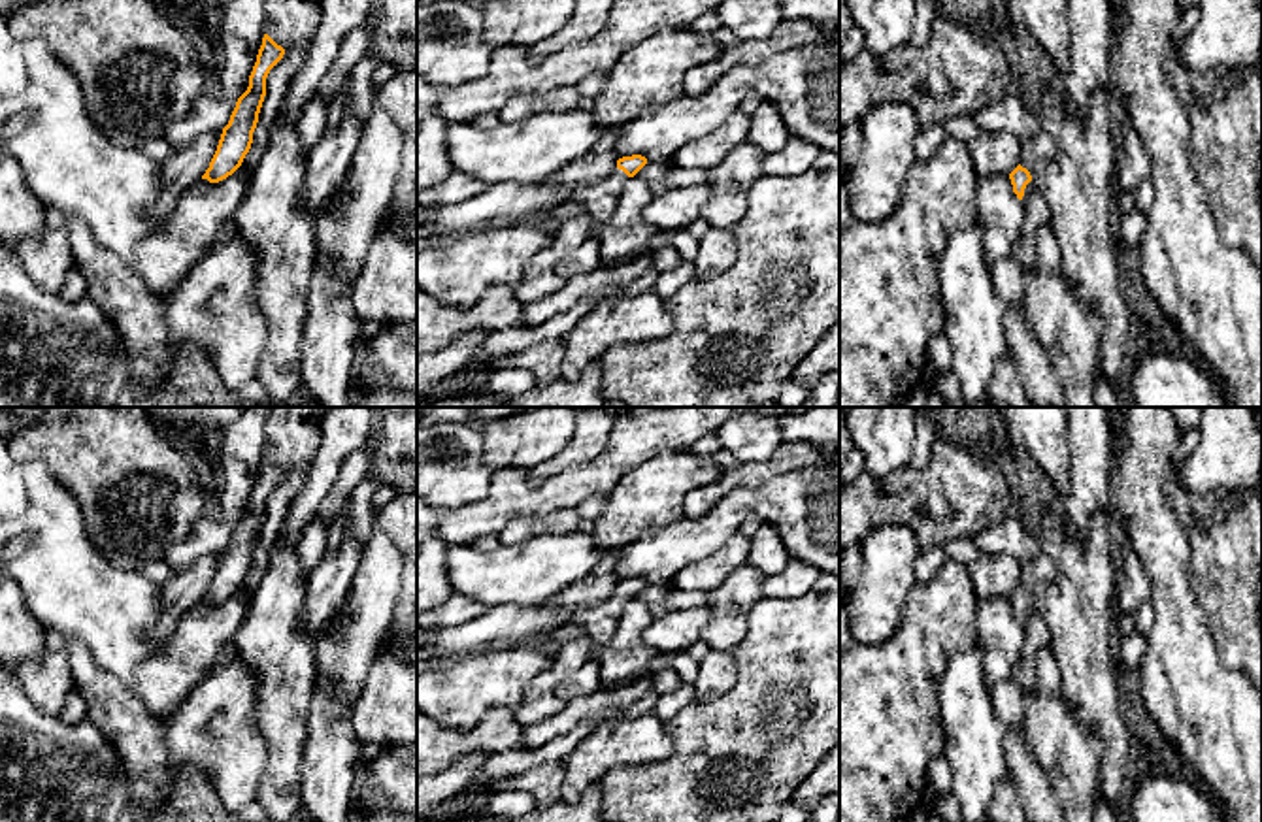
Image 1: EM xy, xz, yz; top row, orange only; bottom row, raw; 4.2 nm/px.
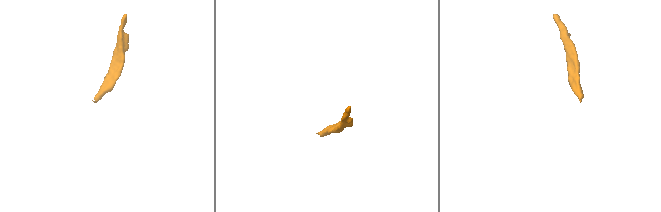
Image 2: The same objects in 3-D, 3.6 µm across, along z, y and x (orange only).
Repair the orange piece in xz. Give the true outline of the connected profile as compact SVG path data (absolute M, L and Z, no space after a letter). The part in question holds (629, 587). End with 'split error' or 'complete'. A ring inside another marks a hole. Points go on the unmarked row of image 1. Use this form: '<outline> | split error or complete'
M641 577L623 579L607 600L587 609L577 609L570 616L570 622L579 626L583 635L592 639L596 645L604 645L613 637L623 607L645 586L647 581Z | split error

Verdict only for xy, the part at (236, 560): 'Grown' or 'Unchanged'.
Unchanged

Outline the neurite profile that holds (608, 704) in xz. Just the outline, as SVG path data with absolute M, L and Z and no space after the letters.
M643 675L617 688L600 688L590 696L577 696L566 701L553 718L524 726L523 748L534 750L547 741L572 732L585 720L619 720L623 711L651 690L651 675Z

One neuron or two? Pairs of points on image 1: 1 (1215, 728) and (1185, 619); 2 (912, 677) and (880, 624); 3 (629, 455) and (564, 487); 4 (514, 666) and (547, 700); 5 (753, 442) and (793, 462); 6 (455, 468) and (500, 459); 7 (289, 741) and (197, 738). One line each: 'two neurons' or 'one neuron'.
1: one neuron
2: two neurons
3: one neuron
4: two neurons
5: two neurons
6: two neurons
7: two neurons

